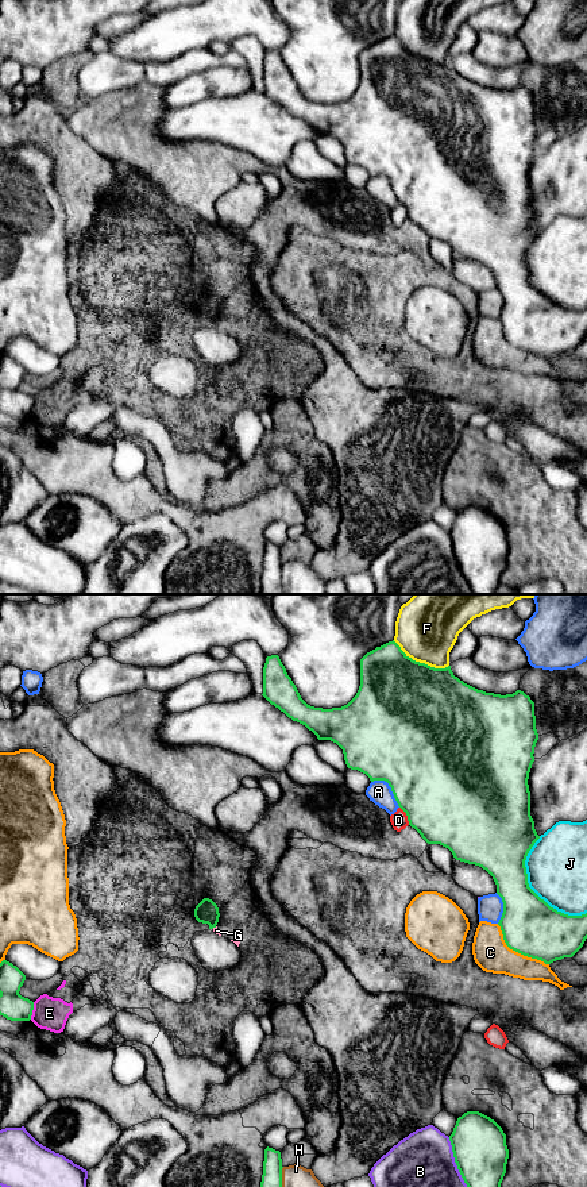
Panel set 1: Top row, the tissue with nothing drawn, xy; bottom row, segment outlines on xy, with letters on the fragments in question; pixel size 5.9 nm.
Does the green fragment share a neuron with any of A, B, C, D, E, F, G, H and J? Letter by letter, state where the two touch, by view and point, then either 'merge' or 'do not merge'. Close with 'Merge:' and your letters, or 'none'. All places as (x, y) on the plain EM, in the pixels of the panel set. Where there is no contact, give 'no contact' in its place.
A: meets green in xy at (390, 181); do not merge
B: meets green in xy at (458, 563); do not merge
C: meets green in xy at (517, 346); do not merge
D: meets green in xy at (406, 209); do not merge
E: meets green in xy at (33, 404); do not merge
F: meets green in xy at (421, 58); do not merge
G: meets green in xy at (213, 322); do not merge
H: meets green in xy at (281, 578); do not merge
J: meets green in xy at (532, 285); do not merge
Merge: none

